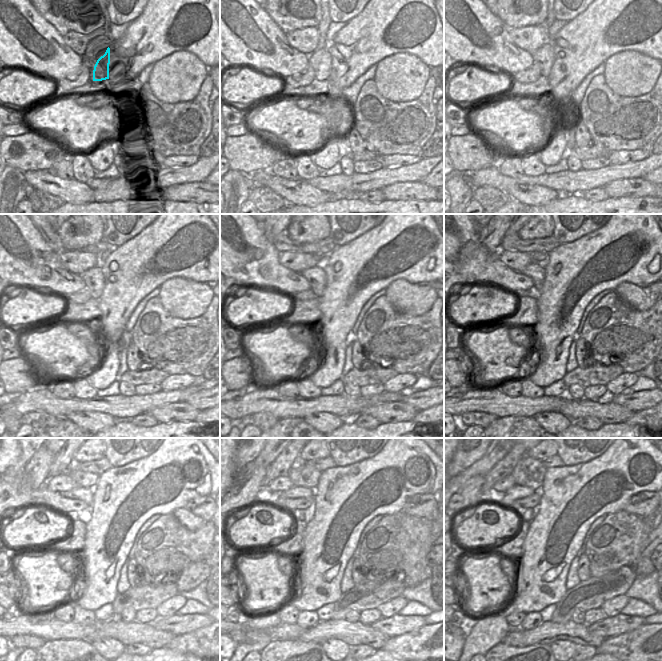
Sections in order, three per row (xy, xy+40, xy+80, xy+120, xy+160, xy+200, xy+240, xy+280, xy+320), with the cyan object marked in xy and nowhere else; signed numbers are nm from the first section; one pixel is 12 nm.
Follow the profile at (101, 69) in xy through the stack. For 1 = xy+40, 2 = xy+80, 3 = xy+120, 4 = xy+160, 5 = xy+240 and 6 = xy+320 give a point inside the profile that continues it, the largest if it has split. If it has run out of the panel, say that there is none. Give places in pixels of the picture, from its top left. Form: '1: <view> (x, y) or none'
1: xy+40 (320, 60)
2: xy+80 (544, 56)
3: xy+120 (93, 277)
4: xy+160 (316, 277)
5: xy+240 (85, 494)
6: xy+320 (516, 492)

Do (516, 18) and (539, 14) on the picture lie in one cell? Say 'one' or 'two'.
one

